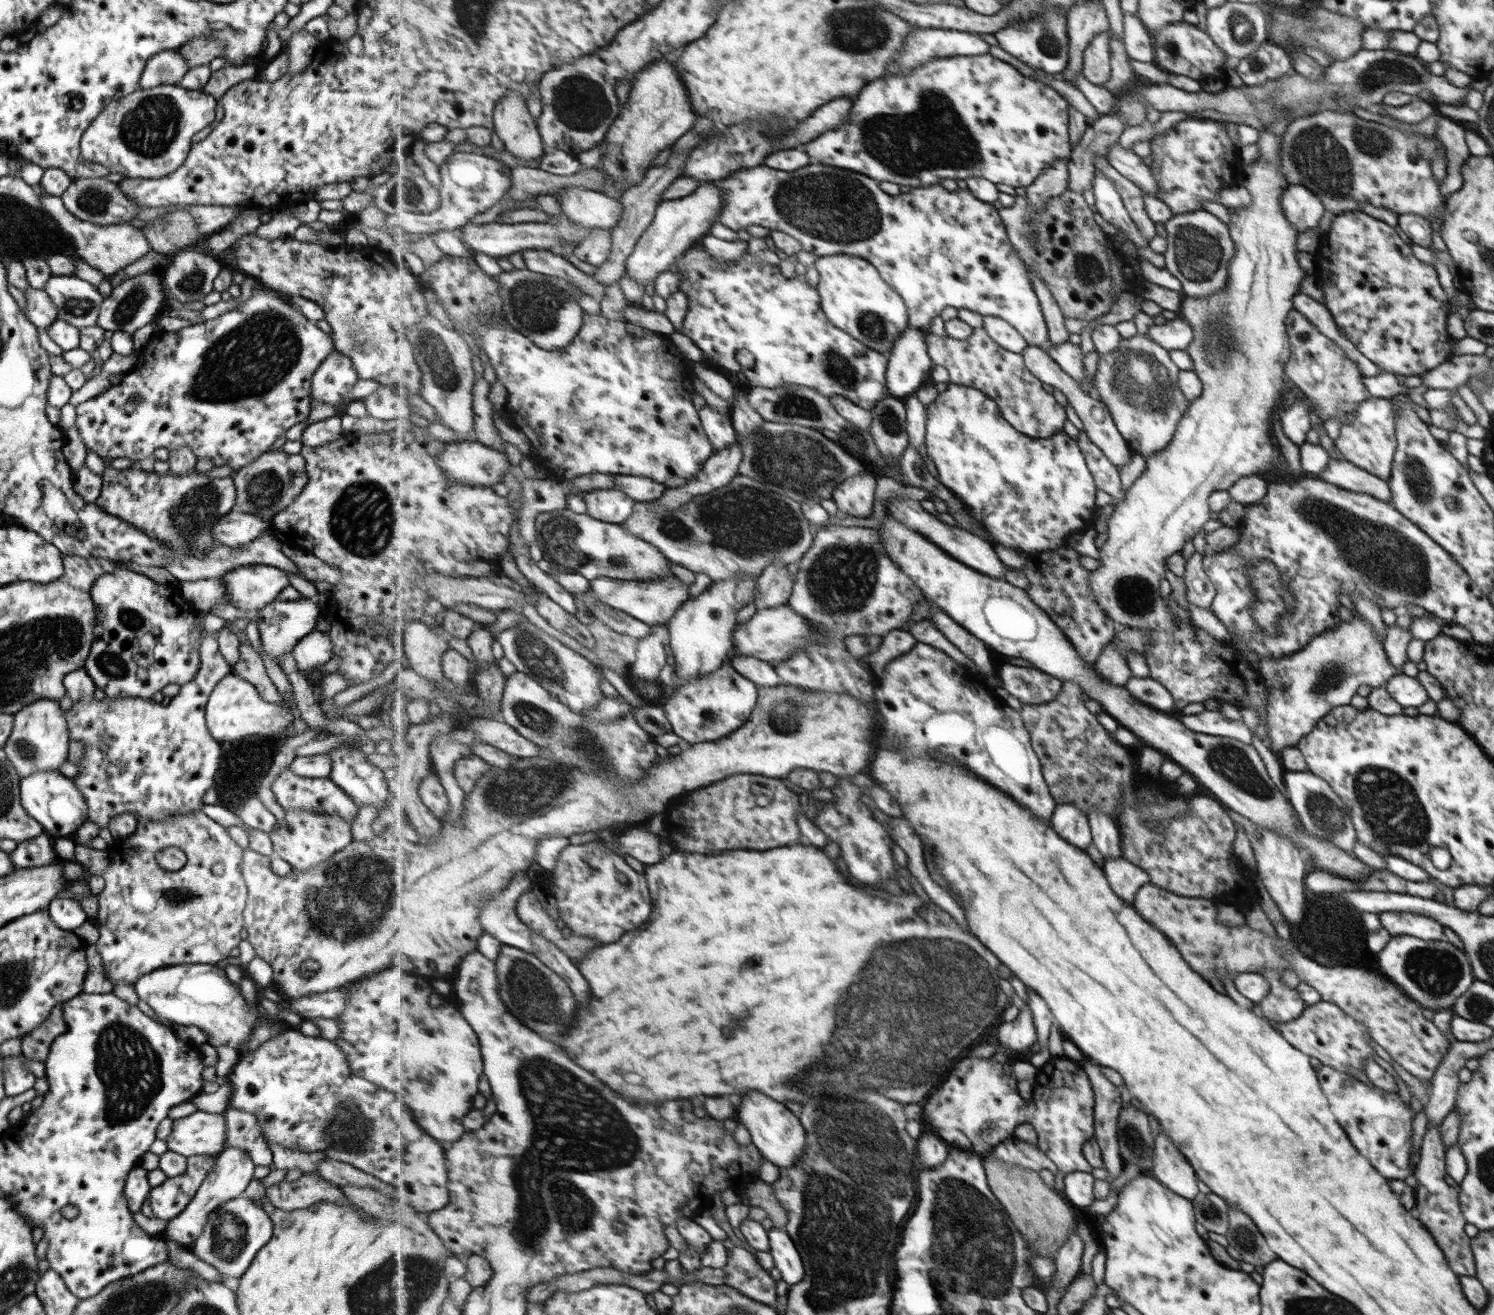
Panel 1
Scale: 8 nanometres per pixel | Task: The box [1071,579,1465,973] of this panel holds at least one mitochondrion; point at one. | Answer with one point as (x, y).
(1389, 806)

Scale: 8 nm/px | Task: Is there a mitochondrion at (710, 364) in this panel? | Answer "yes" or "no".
no

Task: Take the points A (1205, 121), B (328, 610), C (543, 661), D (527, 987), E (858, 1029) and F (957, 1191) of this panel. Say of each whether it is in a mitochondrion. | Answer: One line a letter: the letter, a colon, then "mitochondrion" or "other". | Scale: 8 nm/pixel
A: other
B: other
C: mitochondrion
D: mitochondrion
E: mitochondrion
F: mitochondrion

